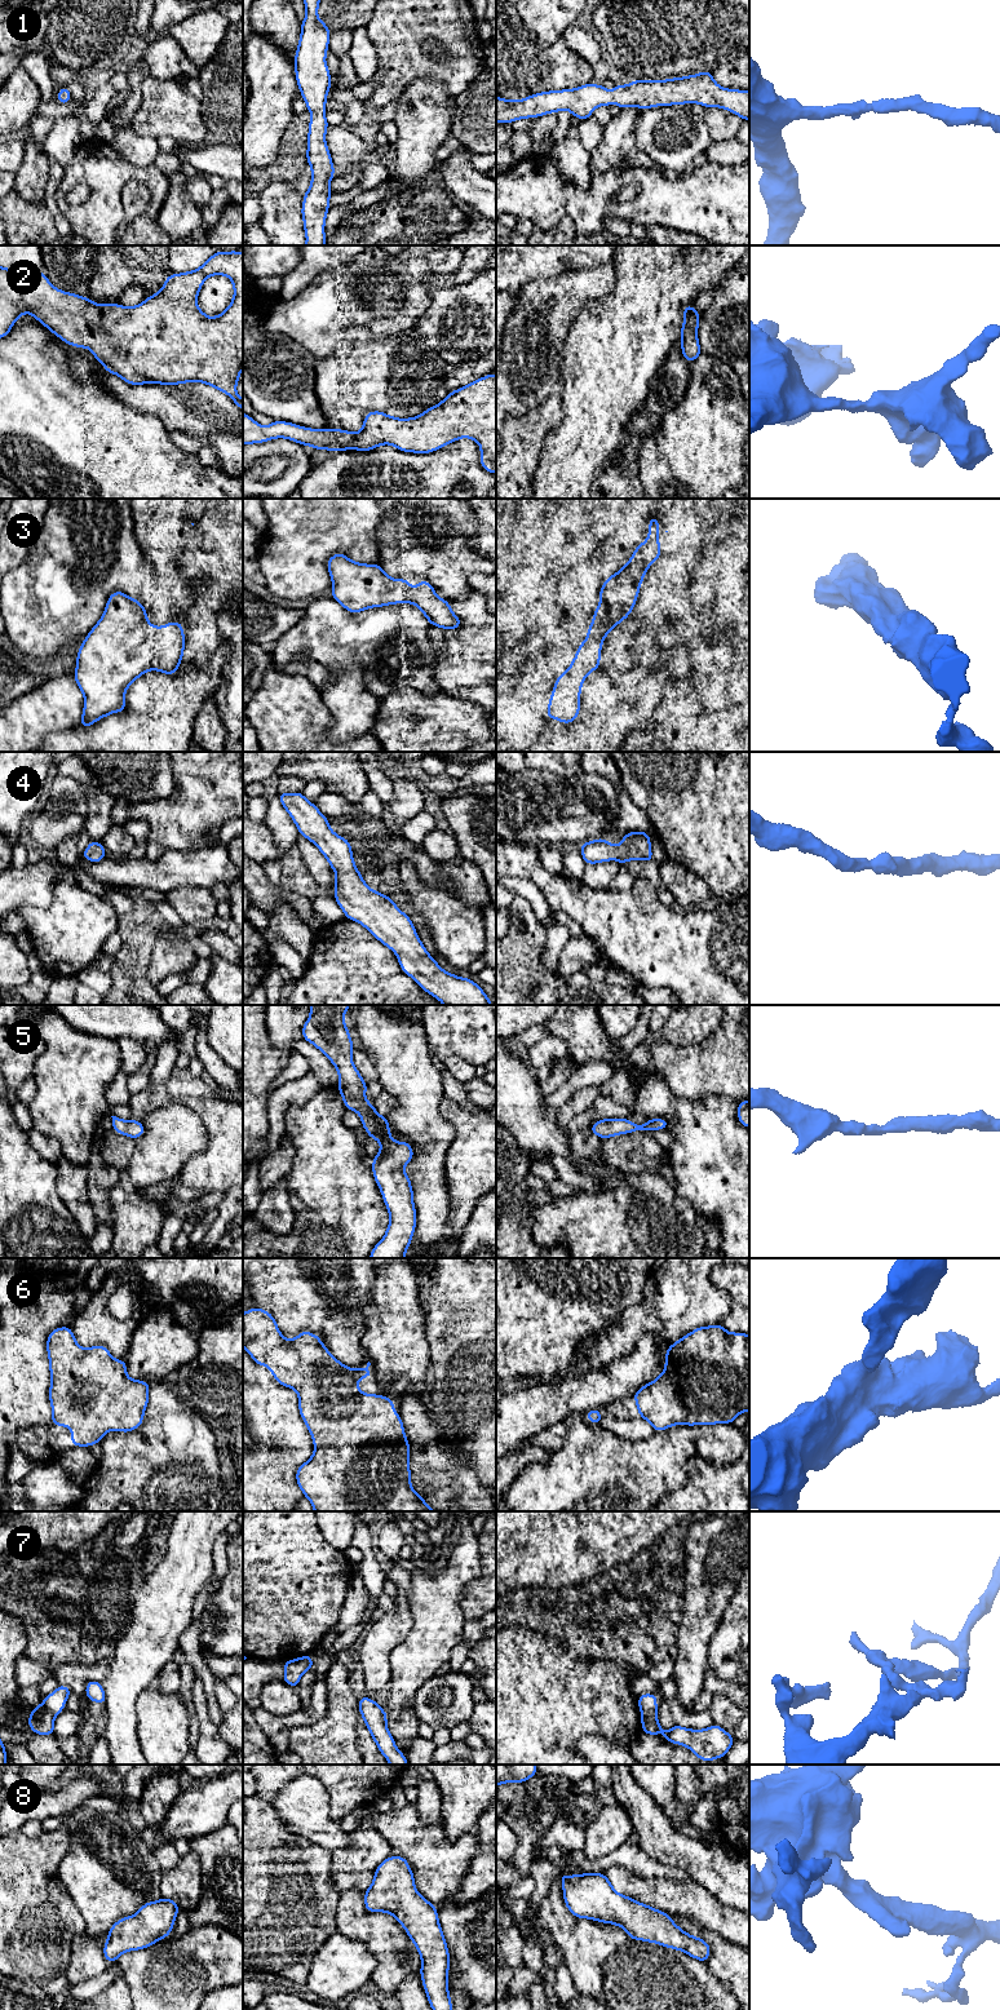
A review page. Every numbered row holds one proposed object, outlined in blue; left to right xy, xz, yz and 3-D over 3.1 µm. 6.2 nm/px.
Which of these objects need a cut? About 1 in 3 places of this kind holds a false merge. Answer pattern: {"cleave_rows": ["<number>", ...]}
{"cleave_rows": ["7"]}

